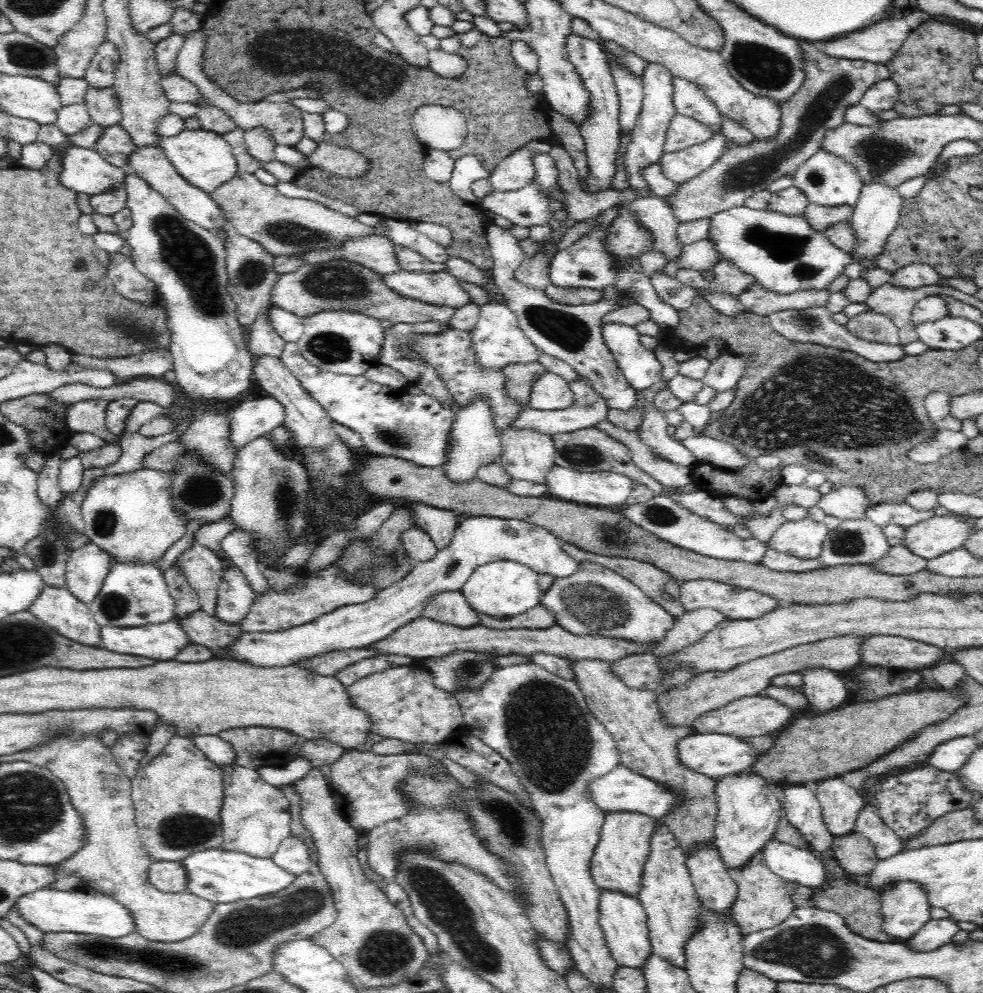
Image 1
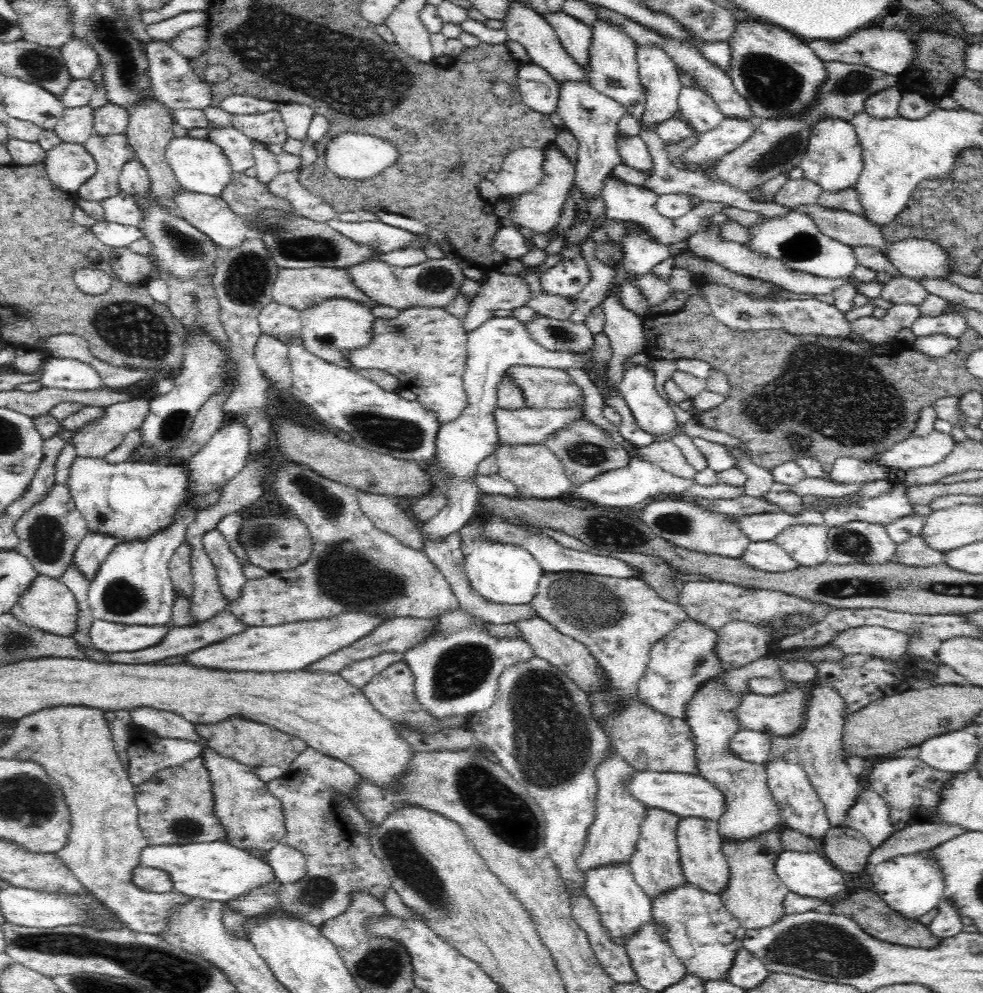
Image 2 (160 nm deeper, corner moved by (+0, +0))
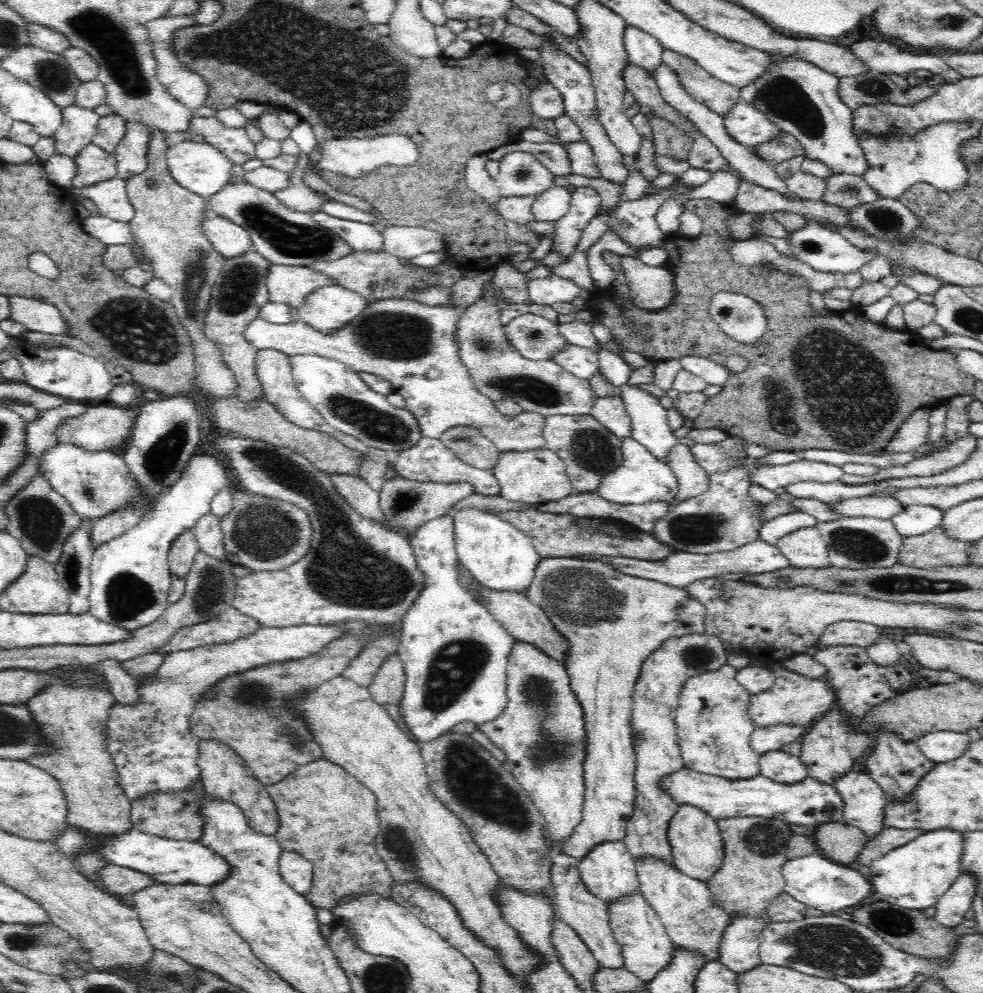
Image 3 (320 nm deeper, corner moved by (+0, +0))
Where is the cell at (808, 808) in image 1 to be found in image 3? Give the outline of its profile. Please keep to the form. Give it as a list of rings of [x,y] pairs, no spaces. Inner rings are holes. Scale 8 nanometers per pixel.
[[[782,749],[765,752],[759,756],[762,775],[786,784],[794,784],[808,776],[808,769],[800,758],[792,758]]]

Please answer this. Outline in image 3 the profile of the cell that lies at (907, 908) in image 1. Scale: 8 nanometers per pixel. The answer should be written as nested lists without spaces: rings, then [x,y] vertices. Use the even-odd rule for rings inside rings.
[[[937,828],[923,831],[914,840],[892,849],[888,854],[872,861],[870,872],[872,884],[878,894],[882,895],[882,901],[897,904],[902,908],[924,911],[925,908],[935,906],[938,899],[952,886],[952,883],[960,876],[962,870],[962,854],[964,854],[963,832],[950,828]]]

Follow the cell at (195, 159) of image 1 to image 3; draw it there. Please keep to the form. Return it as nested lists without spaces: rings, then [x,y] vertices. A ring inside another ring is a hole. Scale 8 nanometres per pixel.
[[[185,140],[169,147],[167,165],[173,179],[194,194],[208,200],[231,180],[232,161],[220,149],[208,143]]]

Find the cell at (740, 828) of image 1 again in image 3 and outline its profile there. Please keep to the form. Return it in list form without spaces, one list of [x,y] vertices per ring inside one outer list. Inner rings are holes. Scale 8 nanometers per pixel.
[[[724,665],[716,670],[688,677],[688,680],[684,681],[676,709],[675,723],[681,756],[686,768],[732,780],[747,779],[760,773],[758,753],[754,752],[750,745],[751,735],[758,727],[748,712],[751,694],[735,679],[736,673],[736,668]]]

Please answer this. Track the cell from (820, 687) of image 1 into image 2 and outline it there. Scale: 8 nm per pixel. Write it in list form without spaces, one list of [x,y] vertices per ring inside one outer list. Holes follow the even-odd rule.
[[[812,683],[809,688],[808,706],[805,713],[805,728],[789,736],[792,746],[798,752],[798,760],[807,772],[808,778],[825,804],[832,827],[842,825],[849,808],[856,802],[860,792],[858,778],[852,775],[844,758],[843,731],[846,716],[844,699],[828,686]]]

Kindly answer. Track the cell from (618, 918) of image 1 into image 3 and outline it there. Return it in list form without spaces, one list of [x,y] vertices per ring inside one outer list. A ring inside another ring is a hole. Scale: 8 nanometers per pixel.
[[[623,840],[604,841],[596,844],[583,859],[580,859],[579,873],[590,893],[604,900],[606,904],[641,890],[634,857]]]

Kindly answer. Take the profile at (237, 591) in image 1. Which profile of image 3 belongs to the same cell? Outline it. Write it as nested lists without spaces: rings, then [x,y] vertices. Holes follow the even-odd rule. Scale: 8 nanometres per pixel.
[[[206,514],[200,518],[192,529],[195,534],[200,551],[216,557],[218,560],[226,560],[224,533],[220,527],[219,519],[214,514]]]

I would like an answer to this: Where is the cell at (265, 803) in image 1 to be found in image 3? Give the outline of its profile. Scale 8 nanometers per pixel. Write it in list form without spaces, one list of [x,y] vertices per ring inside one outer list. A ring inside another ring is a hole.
[[[200,739],[199,745],[197,765],[201,770],[200,781],[204,785],[206,794],[232,801],[244,811],[252,828],[264,835],[275,835],[281,820],[277,815],[276,803],[267,791],[267,785],[262,784],[253,775],[244,759],[227,744],[216,739]]]

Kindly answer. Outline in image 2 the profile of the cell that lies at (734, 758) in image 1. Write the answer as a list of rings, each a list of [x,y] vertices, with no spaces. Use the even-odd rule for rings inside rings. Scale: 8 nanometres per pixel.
[[[740,730],[730,739],[730,749],[740,756],[740,759],[762,765],[770,758],[770,743],[774,738],[775,735],[768,732]]]

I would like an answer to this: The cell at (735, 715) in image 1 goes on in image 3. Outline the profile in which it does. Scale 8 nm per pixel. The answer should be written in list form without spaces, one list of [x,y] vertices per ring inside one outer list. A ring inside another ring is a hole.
[[[775,665],[775,683],[768,689],[751,695],[748,712],[752,721],[758,727],[777,724],[810,725],[822,718],[828,710],[838,706],[834,691],[828,687],[823,678],[802,676],[790,669]]]

